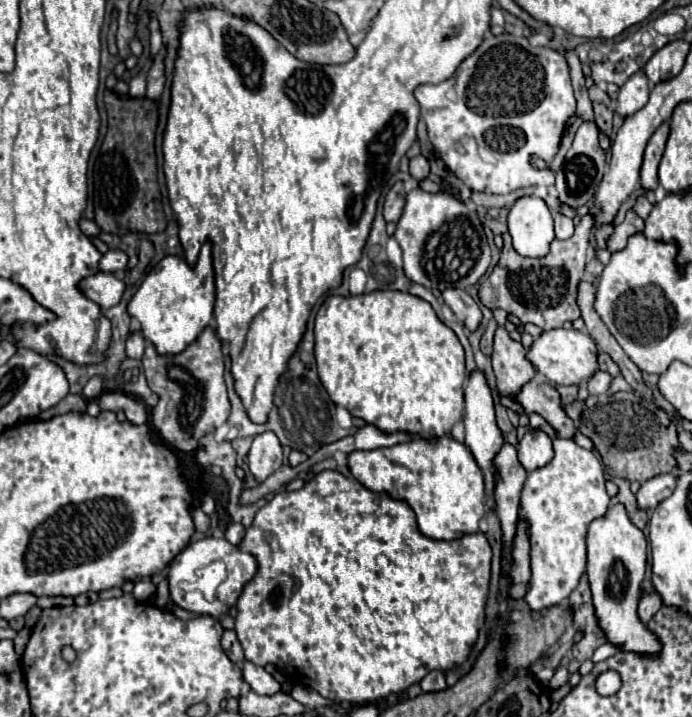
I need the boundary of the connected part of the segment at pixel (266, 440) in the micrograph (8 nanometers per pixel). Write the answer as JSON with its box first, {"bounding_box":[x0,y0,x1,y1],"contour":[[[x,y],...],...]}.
{"bounding_box":[247,430,283,482],"contour":[[[267,430],[253,438],[247,454],[247,464],[259,482],[269,478],[283,464],[283,448],[275,432]]]}

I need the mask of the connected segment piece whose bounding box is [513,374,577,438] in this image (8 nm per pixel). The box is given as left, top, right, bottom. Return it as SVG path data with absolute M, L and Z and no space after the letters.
M537 374L531 382L527 382L523 390L515 394L513 402L521 404L525 414L533 412L541 414L557 430L559 438L571 438L577 432L573 420L563 410L559 392L541 374Z

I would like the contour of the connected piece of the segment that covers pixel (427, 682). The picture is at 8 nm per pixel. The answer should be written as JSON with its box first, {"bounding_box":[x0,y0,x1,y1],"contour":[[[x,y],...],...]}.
{"bounding_box":[421,670,447,692],"contour":[[[431,670],[431,674],[427,674],[427,676],[421,680],[421,688],[423,688],[423,692],[437,692],[437,690],[447,688],[447,684],[445,684],[445,674],[443,674],[441,670]]]}

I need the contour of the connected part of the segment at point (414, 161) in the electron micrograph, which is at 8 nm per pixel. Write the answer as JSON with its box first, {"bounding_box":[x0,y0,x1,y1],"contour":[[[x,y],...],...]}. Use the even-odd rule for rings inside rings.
{"bounding_box":[409,156,429,180],"contour":[[[415,156],[415,158],[411,158],[409,160],[409,172],[411,172],[411,176],[415,178],[415,180],[423,180],[423,178],[427,178],[429,176],[429,162],[427,162],[427,158],[425,156]]]}

